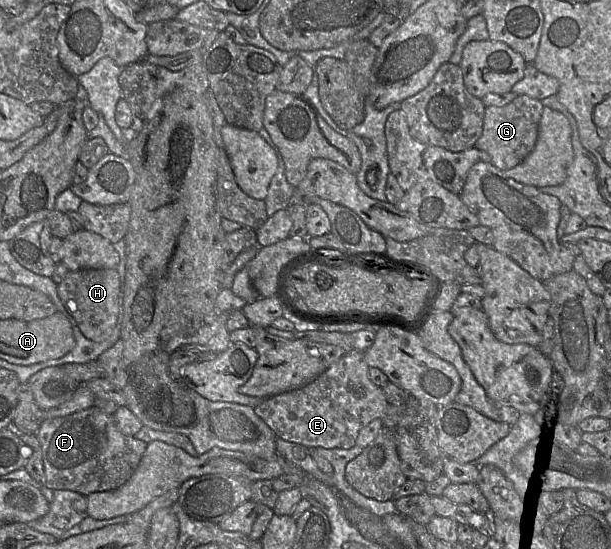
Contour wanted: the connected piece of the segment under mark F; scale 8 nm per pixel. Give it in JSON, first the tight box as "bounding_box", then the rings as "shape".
{"bounding_box":[36,406,148,496],"shape":[[[95,406],[42,421],[36,436],[42,450],[43,485],[52,490],[75,491],[83,496],[122,486],[137,469],[148,445],[135,436],[122,434],[114,415]]]}

